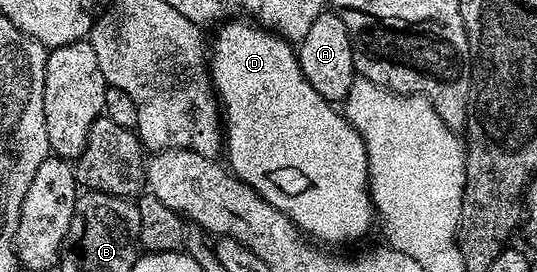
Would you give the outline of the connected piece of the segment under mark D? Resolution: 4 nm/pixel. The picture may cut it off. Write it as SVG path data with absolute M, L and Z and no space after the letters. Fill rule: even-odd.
M245 21L234 22L225 29L226 31L218 37L217 44L214 47L212 44L211 47L211 78L219 96L220 106L223 108L223 151L226 156L229 154L228 170L253 189L259 197L263 197L263 201L267 201L279 213L288 217L310 240L321 245L329 245L325 243L353 243L356 239L363 238L368 233L369 226L375 223L373 200L369 198L369 162L363 137L334 104L319 97L319 93L311 89L311 81L303 77L294 44L289 40L273 34L272 31L260 25L250 25Z

